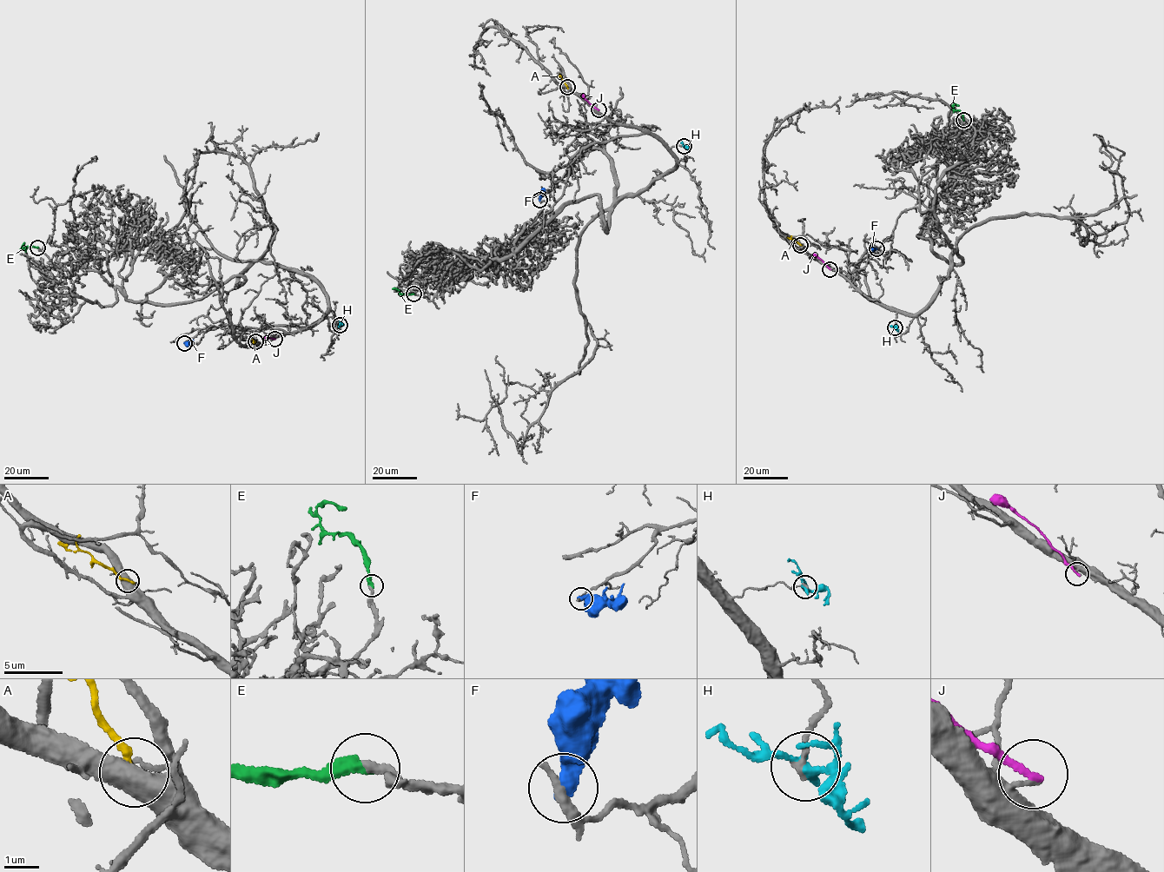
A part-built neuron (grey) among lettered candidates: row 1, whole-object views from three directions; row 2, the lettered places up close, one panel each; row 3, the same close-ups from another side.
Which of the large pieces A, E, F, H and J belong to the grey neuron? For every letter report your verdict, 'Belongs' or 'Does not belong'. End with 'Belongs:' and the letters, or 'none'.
A: Does not belong
E: Belongs
F: Does not belong
H: Does not belong
J: Does not belong
Belongs: E

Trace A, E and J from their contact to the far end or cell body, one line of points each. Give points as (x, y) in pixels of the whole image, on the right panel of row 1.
A: (800, 245), (787, 237)
E: (963, 120), (960, 111), (953, 106), (958, 106)
J: (830, 269), (813, 254)

